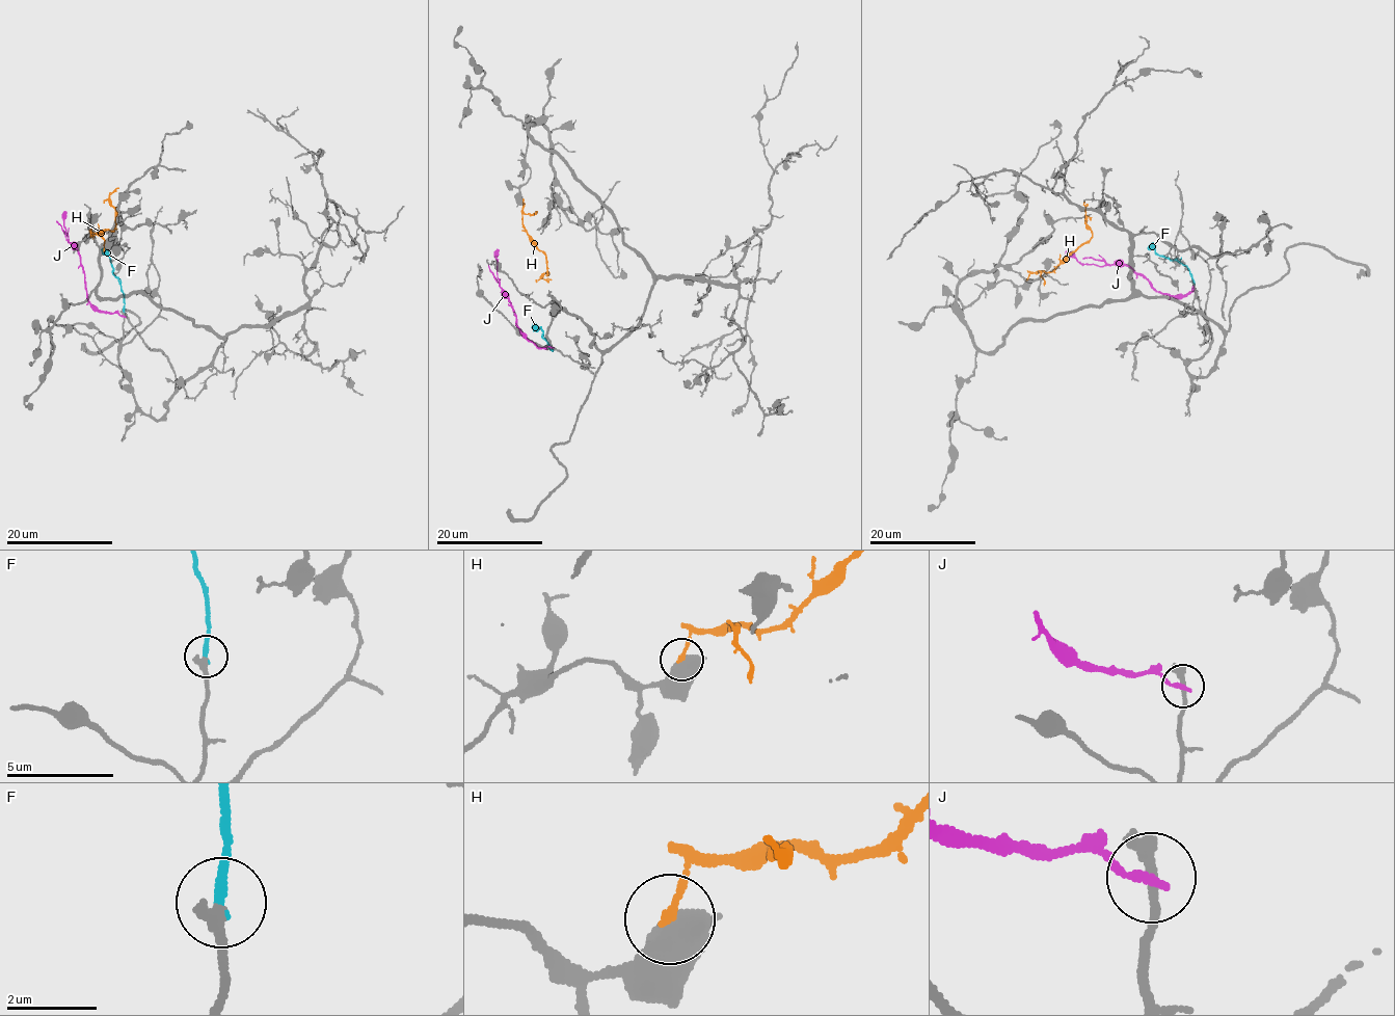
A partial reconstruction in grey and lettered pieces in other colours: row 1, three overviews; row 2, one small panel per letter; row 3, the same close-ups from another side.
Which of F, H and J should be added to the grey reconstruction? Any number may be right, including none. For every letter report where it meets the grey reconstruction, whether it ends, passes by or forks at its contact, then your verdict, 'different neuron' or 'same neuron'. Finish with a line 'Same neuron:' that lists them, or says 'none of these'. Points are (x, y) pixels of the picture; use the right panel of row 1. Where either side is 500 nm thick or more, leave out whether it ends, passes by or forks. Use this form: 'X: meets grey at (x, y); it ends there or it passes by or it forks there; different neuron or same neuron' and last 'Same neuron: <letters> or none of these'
F: meets grey at (1194, 283); it ends there; same neuron
H: meets grey at (1027, 279); different neuron
J: meets grey at (1194, 289); it ends there; different neuron
Same neuron: F

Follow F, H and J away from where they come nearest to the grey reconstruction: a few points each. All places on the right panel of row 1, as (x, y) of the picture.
F: (1194, 283), (1188, 268), (1159, 255), (1151, 243)
H: (1027, 279), (1030, 272), (1052, 272), (1090, 240), (1092, 230), (1085, 223), (1083, 202)
J: (1194, 289), (1177, 297), (1160, 293), (1127, 266), (1082, 264), (1065, 251)

